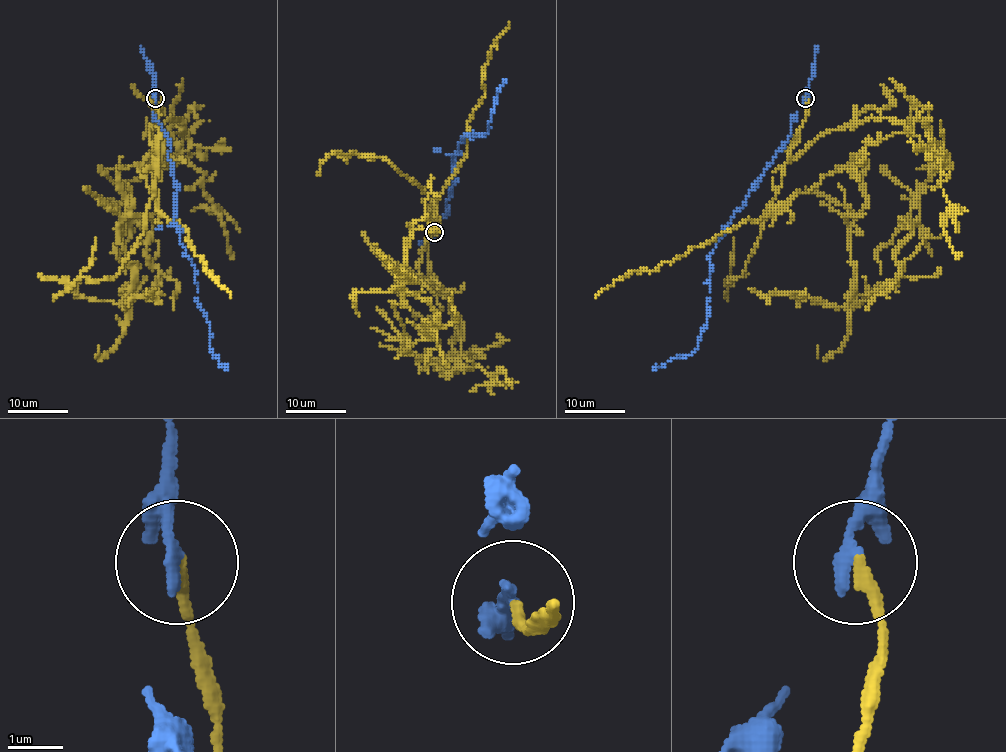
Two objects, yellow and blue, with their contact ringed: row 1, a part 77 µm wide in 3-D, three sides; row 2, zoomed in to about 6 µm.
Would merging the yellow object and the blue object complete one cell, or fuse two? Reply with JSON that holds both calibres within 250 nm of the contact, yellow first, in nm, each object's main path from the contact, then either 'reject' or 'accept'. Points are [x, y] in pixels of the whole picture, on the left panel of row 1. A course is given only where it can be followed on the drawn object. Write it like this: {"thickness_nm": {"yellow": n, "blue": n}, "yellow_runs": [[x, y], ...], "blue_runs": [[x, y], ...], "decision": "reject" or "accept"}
{"thickness_nm": {"yellow": 200, "blue": 240}, "yellow_runs": [[155, 98], [153, 162], [152, 128], [179, 119], [183, 143], [126, 191], [159, 275], [125, 303], [122, 156]], "blue_runs": [[155, 98], [152, 114], [170, 144], [174, 222], [195, 269], [195, 299], [207, 320], [213, 356], [228, 371]], "decision": "reject"}

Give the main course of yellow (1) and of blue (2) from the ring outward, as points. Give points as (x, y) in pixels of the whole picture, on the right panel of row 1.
1: (805, 98), (784, 165), (868, 119), (935, 144), (899, 275), (857, 303), (850, 230), (866, 156)
2: (805, 98), (791, 120), (785, 144), (709, 257), (712, 269), (707, 320), (697, 347), (688, 356), (652, 371)

